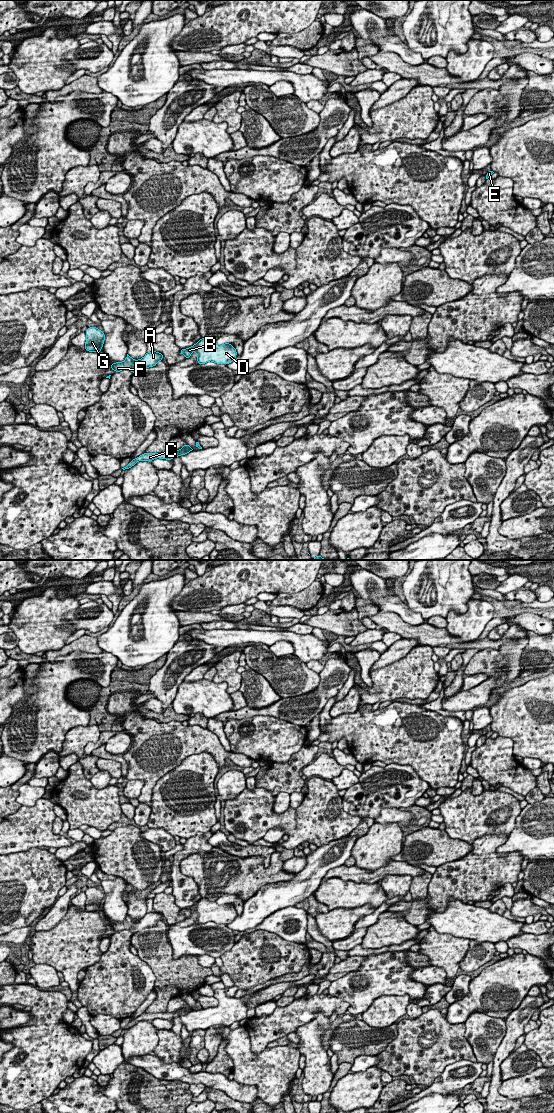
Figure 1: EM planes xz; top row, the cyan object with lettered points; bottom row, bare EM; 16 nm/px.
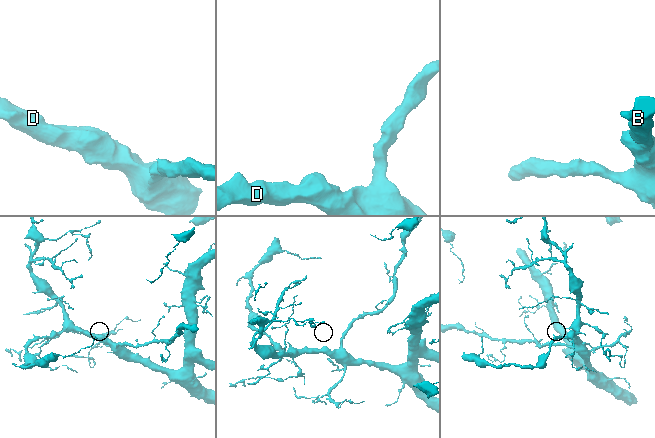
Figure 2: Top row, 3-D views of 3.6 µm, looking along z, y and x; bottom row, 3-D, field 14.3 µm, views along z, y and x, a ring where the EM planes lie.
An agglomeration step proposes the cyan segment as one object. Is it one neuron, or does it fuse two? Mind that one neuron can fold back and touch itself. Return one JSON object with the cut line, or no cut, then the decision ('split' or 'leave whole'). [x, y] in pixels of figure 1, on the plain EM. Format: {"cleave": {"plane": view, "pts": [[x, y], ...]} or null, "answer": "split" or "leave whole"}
{"cleave": null, "answer": "leave whole"}

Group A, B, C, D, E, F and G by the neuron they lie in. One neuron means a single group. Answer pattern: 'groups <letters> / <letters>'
groups A B C D E F G

